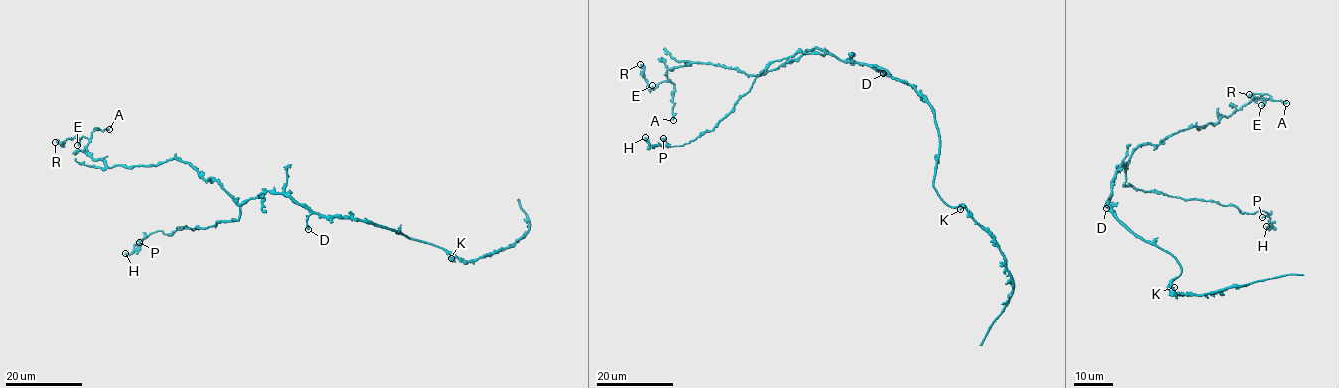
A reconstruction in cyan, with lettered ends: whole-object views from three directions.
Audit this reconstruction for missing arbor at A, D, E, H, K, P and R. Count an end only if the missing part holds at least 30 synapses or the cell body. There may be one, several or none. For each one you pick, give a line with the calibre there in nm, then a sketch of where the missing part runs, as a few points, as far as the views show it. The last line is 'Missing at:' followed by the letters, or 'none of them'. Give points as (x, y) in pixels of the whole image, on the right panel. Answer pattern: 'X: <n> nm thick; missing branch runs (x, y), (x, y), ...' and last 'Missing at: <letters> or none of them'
Missing at: none of them

